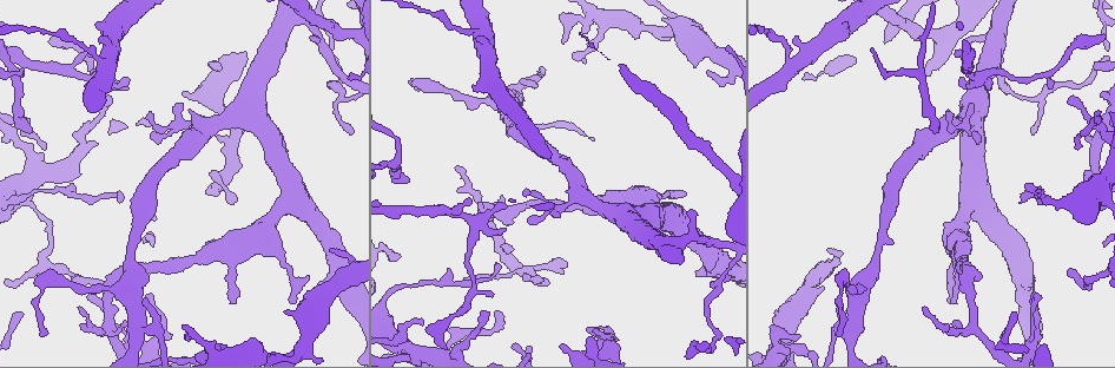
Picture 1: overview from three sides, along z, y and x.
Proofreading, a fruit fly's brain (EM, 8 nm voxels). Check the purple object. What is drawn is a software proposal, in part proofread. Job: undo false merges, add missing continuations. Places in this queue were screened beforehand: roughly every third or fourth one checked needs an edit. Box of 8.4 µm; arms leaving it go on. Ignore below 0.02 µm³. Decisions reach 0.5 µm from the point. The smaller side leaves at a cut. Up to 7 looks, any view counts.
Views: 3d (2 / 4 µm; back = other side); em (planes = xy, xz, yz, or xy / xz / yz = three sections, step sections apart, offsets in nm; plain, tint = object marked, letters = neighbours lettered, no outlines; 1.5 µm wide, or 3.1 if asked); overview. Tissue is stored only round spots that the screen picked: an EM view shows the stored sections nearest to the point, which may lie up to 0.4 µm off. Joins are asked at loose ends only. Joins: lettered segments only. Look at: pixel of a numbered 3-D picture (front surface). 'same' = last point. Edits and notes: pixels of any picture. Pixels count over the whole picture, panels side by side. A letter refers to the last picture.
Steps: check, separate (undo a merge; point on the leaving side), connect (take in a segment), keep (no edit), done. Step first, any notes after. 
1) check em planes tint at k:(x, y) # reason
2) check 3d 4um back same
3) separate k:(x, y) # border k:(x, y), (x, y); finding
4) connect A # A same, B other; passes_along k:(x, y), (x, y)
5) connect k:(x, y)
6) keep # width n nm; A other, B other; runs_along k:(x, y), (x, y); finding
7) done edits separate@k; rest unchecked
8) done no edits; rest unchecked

check 3d 4um at 1:(839, 336) # an open end

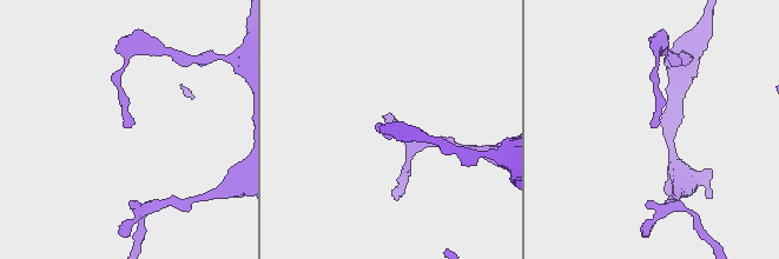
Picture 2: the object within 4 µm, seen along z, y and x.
check em planes letters at 2:(655, 126) # shape alone is not enough

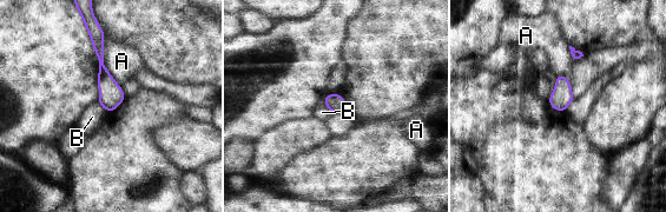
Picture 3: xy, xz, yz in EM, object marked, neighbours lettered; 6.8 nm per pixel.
keep # A other, B other; border 3:(323, 103), (331, 112); none of them fits

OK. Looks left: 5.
check em planes tint at 1:(134, 332) # sharp bend

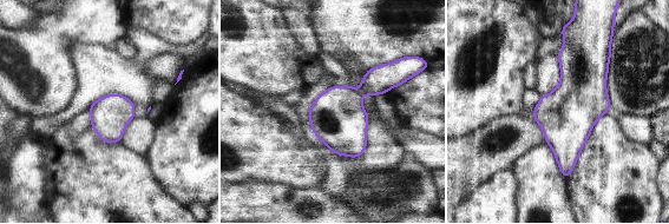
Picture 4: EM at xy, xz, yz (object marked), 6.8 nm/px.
check em planes letters same

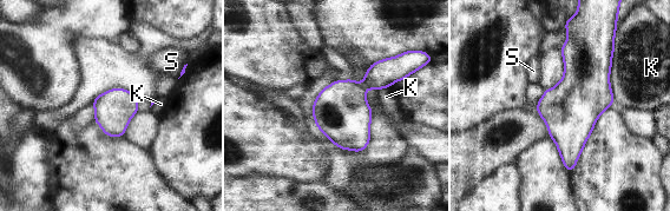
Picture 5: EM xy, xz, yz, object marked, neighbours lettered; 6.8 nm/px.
keep # width 260 nm; K other, S other; continuous, no second cell

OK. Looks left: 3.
check em planes letters at 1:(972, 103) # thin end

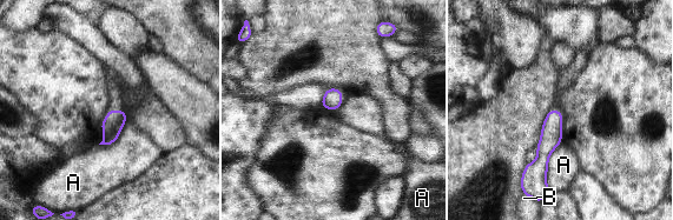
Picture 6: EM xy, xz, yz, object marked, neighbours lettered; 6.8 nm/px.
keep # A other, B other; runs_along 6:(559, 113), (543, 148), (542, 178); none of them fits

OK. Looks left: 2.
done no edits; rest unchecked

